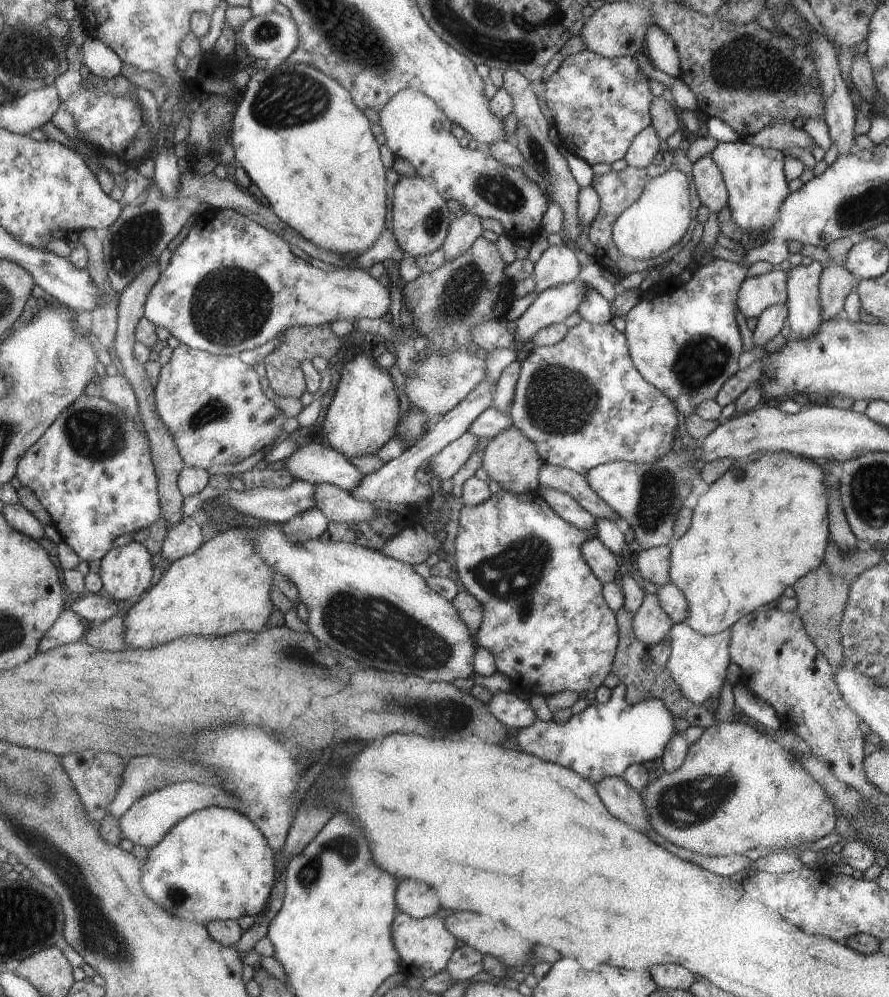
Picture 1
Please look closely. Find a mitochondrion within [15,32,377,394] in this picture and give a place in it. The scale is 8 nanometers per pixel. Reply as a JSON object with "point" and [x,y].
{"point":[230,307]}

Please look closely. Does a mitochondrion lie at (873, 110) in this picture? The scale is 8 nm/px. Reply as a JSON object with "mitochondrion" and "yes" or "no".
{"mitochondrion":"no"}

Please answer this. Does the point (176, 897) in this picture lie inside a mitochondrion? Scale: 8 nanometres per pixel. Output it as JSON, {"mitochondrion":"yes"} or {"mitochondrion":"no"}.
{"mitochondrion":"yes"}

